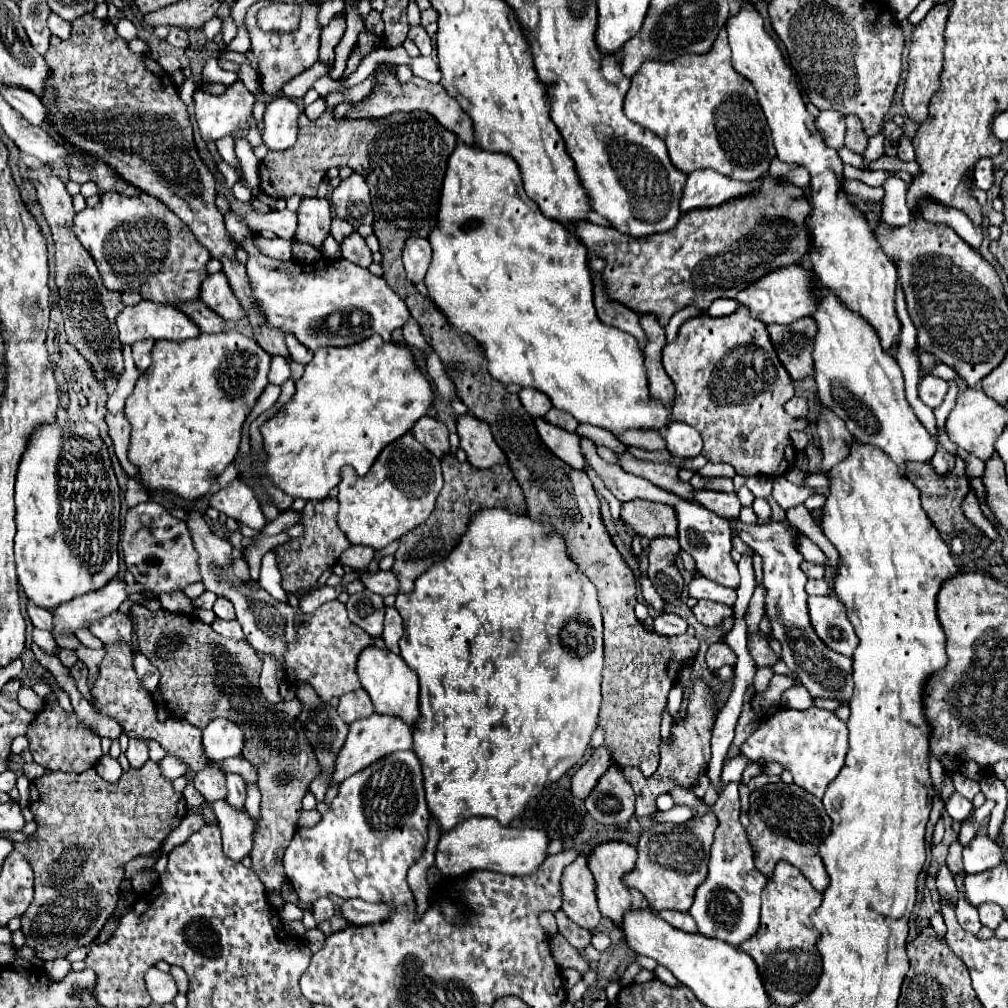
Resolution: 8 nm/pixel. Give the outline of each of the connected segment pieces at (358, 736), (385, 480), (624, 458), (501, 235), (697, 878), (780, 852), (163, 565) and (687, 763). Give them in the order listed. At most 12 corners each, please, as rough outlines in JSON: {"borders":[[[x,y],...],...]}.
{"borders":[[[400,717],[350,723],[332,785],[380,757],[412,749]],[[408,431],[364,477],[344,467],[338,527],[384,549],[432,515],[440,459]],[[620,455],[620,465],[632,475],[652,481],[680,499],[696,501],[692,485],[668,463]],[[458,143],[424,283],[500,383],[660,431],[586,247]],[[718,819],[658,823],[624,885],[654,911],[688,911]],[[794,783],[750,793],[756,869],[798,867],[820,893],[832,821]],[[154,501],[128,511],[126,567],[144,591],[202,581],[188,525]],[[696,681],[688,717],[660,745],[652,777],[624,769],[636,815],[656,811],[674,785],[692,789],[710,761],[712,695]]]}

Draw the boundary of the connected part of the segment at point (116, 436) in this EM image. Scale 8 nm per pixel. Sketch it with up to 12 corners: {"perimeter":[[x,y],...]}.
{"perimeter":[[108,413],[108,435],[128,477],[138,471],[126,457],[130,425],[122,413]]}

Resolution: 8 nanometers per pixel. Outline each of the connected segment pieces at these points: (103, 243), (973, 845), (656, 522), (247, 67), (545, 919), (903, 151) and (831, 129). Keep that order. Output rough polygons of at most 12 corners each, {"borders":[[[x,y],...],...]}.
{"borders":[[[102,193],[74,233],[108,289],[200,299],[212,255],[156,197]],[[988,835],[964,847],[964,871],[980,873],[1002,861]],[[636,499],[622,519],[642,537],[676,537],[672,505]],[[250,61],[240,65],[238,79],[252,91],[262,93],[260,75]],[[542,912],[540,924],[550,937],[558,934],[553,912]],[[908,139],[898,143],[898,157],[914,161],[914,147]],[[828,109],[816,117],[828,147],[844,145],[844,115]]]}

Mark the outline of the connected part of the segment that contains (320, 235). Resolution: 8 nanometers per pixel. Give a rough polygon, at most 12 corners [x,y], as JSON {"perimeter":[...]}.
{"perimeter":[[304,199],[294,239],[320,247],[330,233],[326,199]]}

